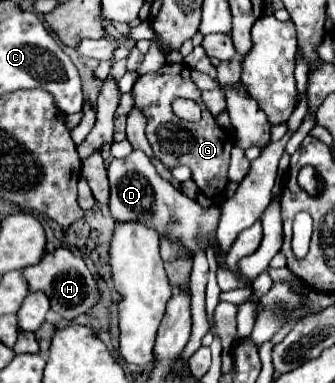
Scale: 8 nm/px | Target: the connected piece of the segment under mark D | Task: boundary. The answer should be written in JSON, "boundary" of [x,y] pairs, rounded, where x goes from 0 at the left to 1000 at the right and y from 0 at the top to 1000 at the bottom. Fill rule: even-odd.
{"boundary":[[[397,394],[367,415],[337,415],[319,436],[325,478],[331,478],[331,561],[343,577],[421,577],[457,593],[469,608],[504,608],[528,619],[564,655],[612,650],[618,619],[642,614],[660,546],[624,540],[606,546],[588,525],[546,509],[504,473],[481,467],[463,431],[427,394]]]}

